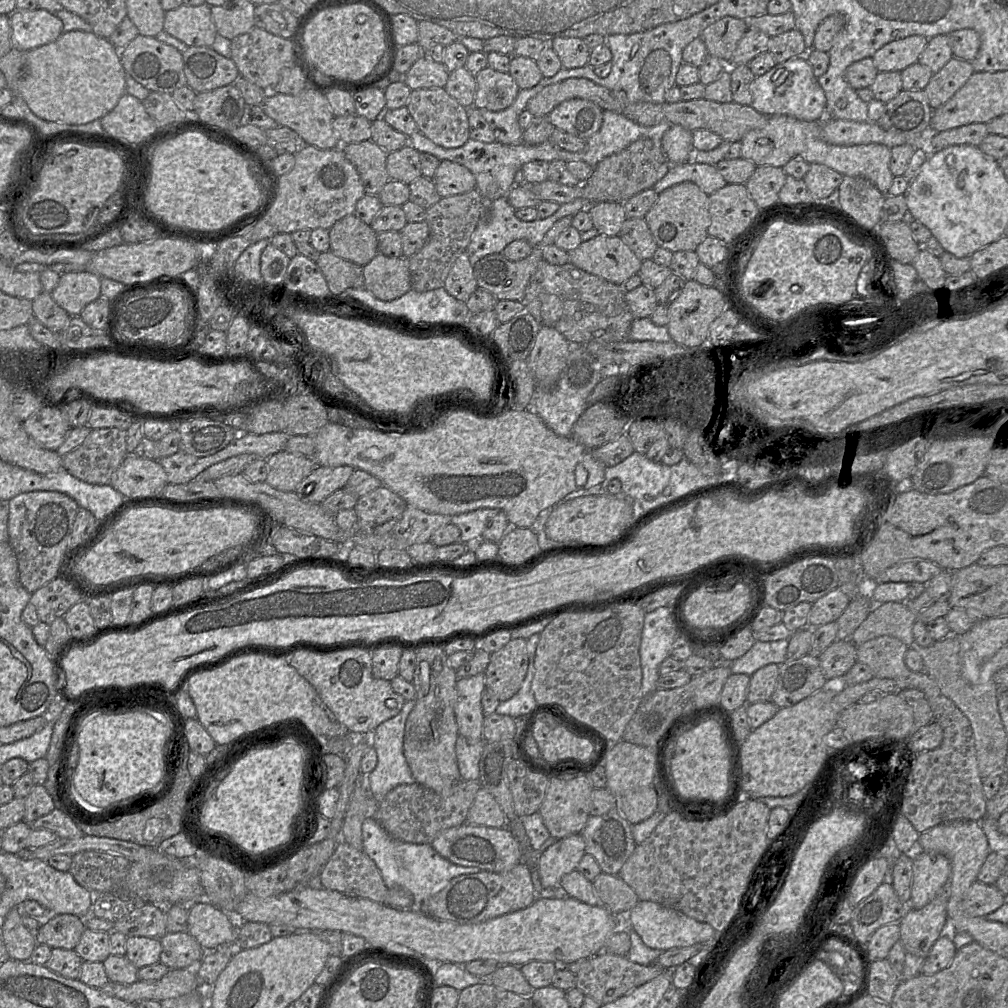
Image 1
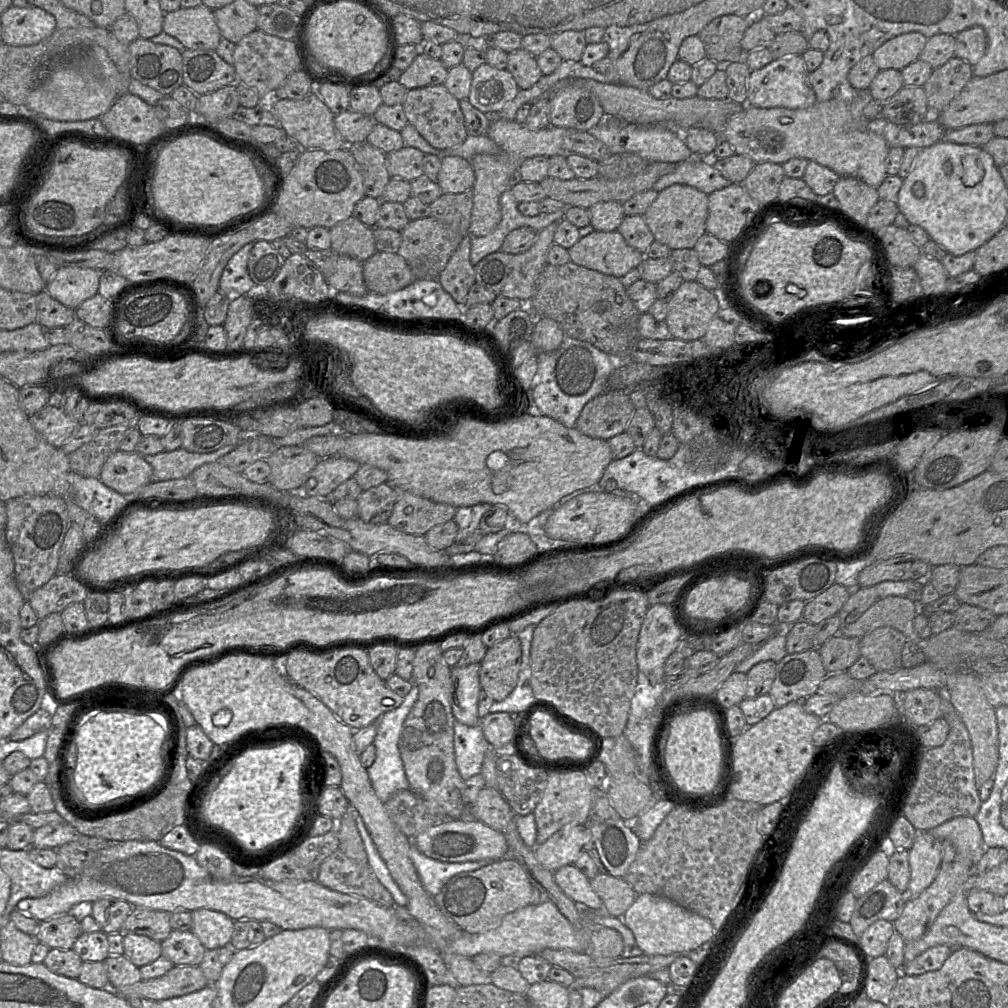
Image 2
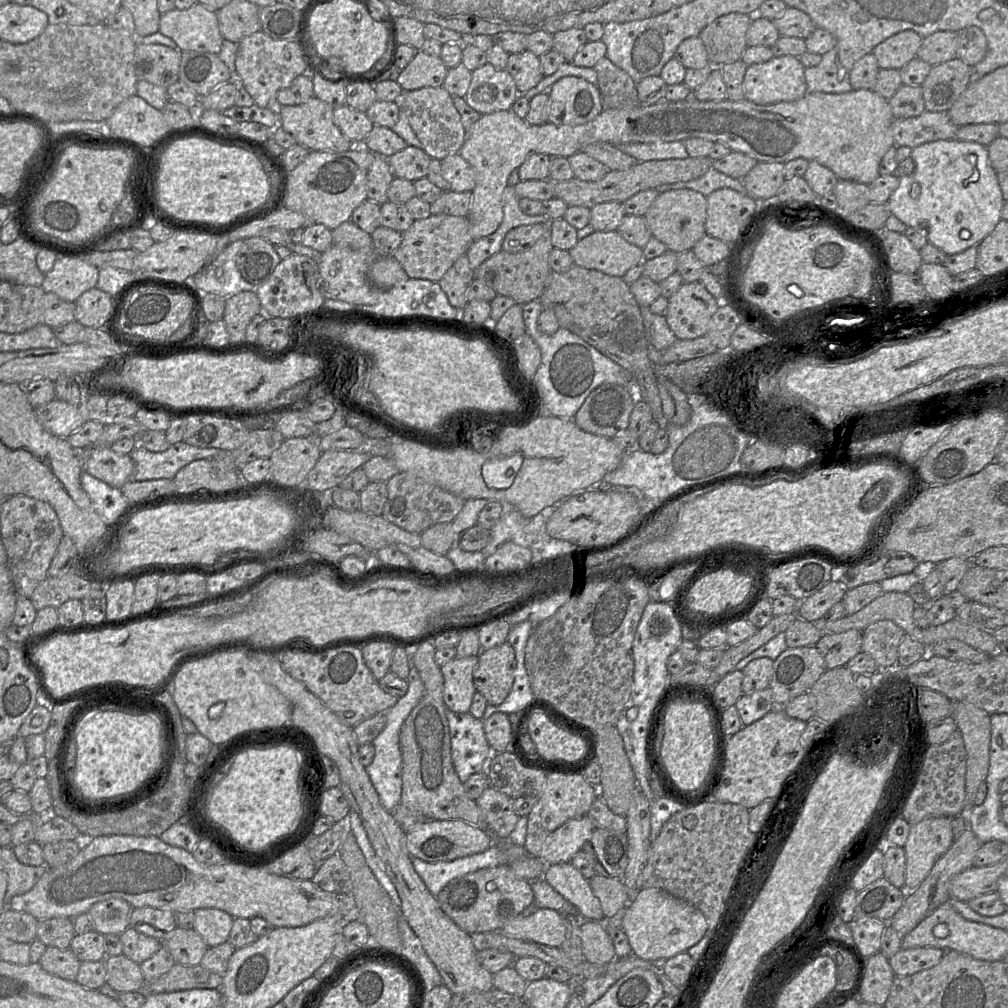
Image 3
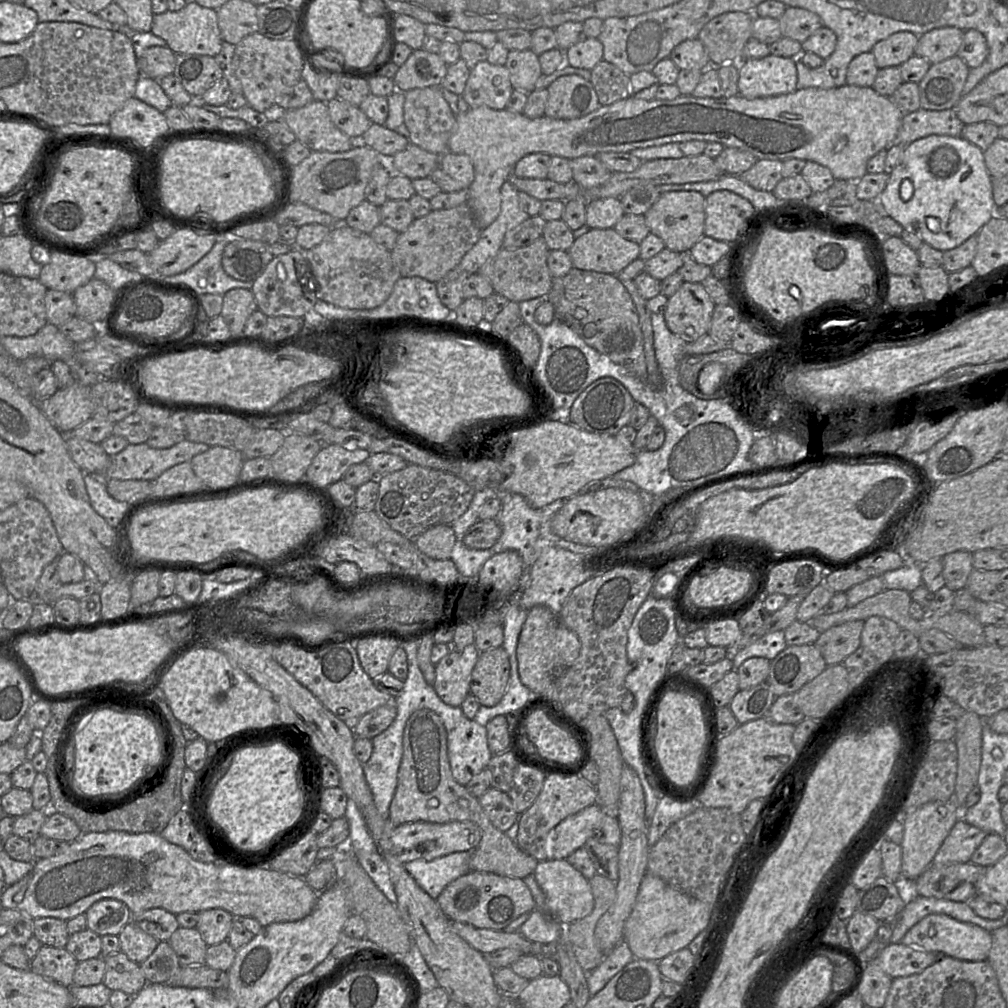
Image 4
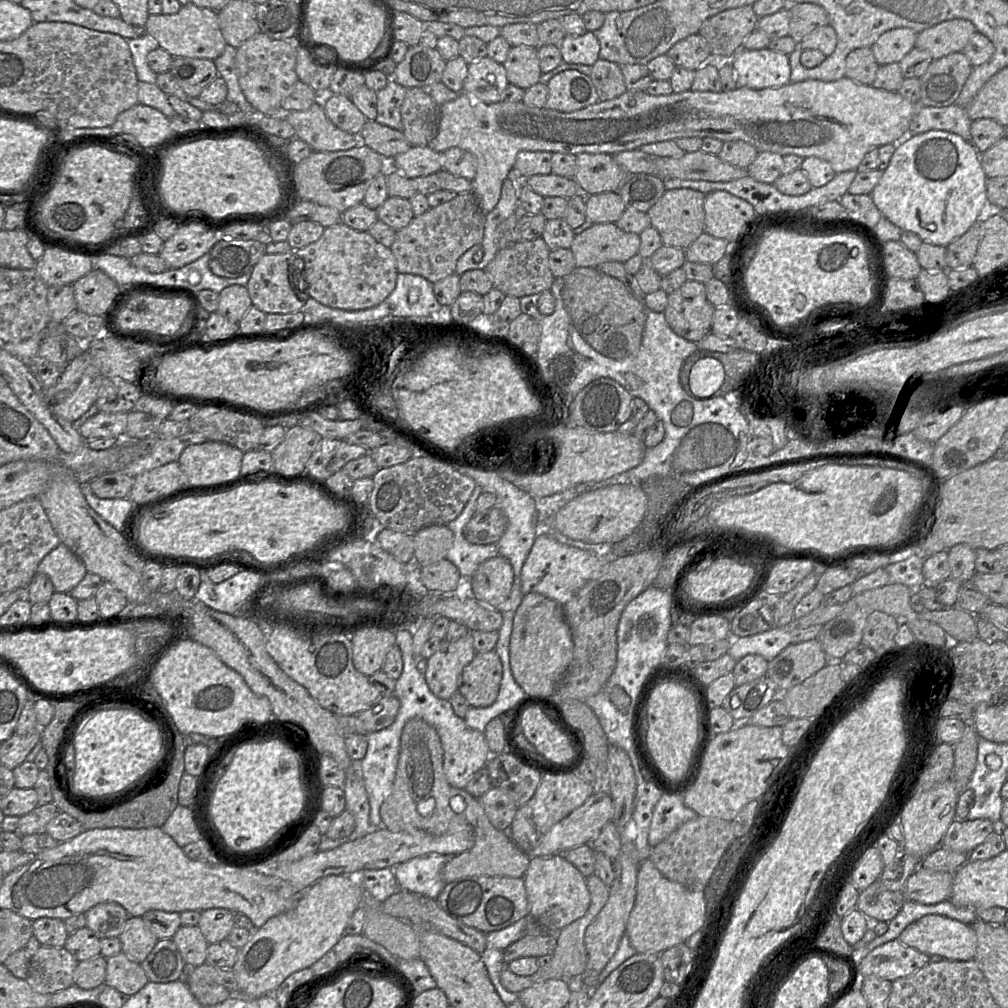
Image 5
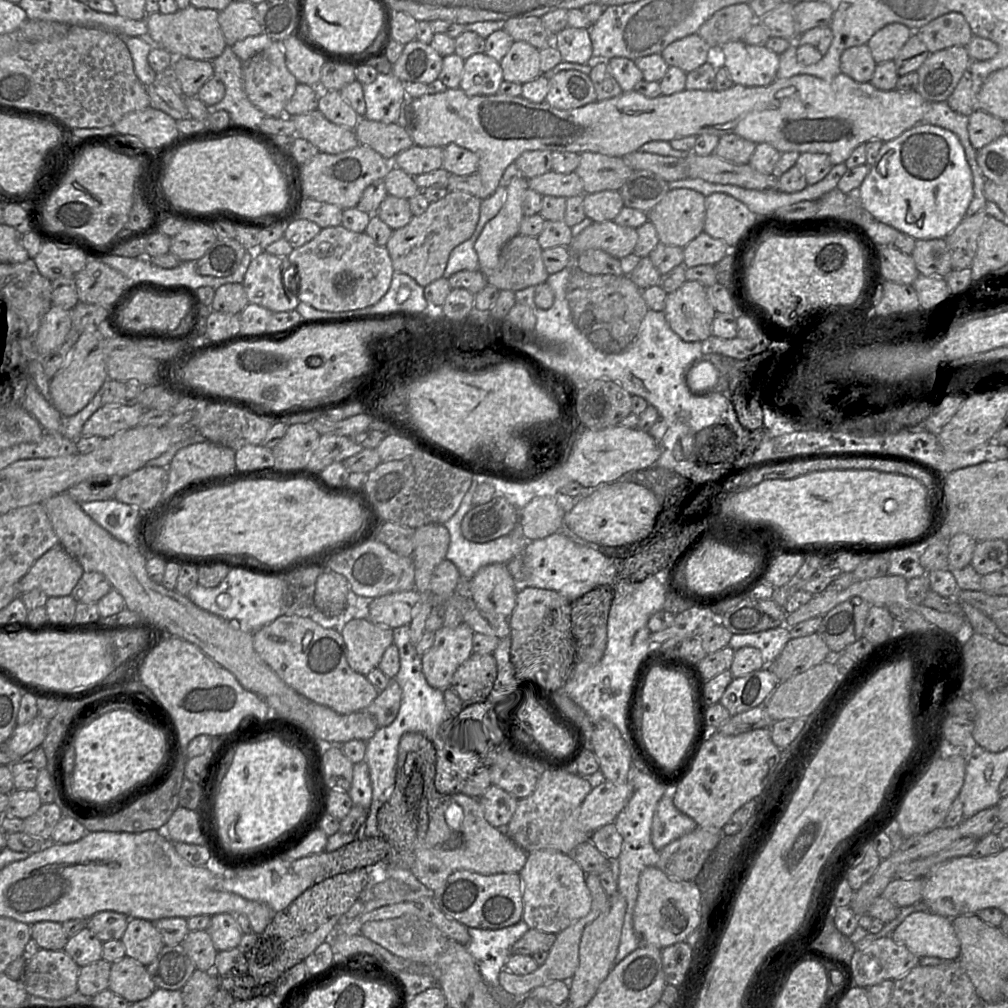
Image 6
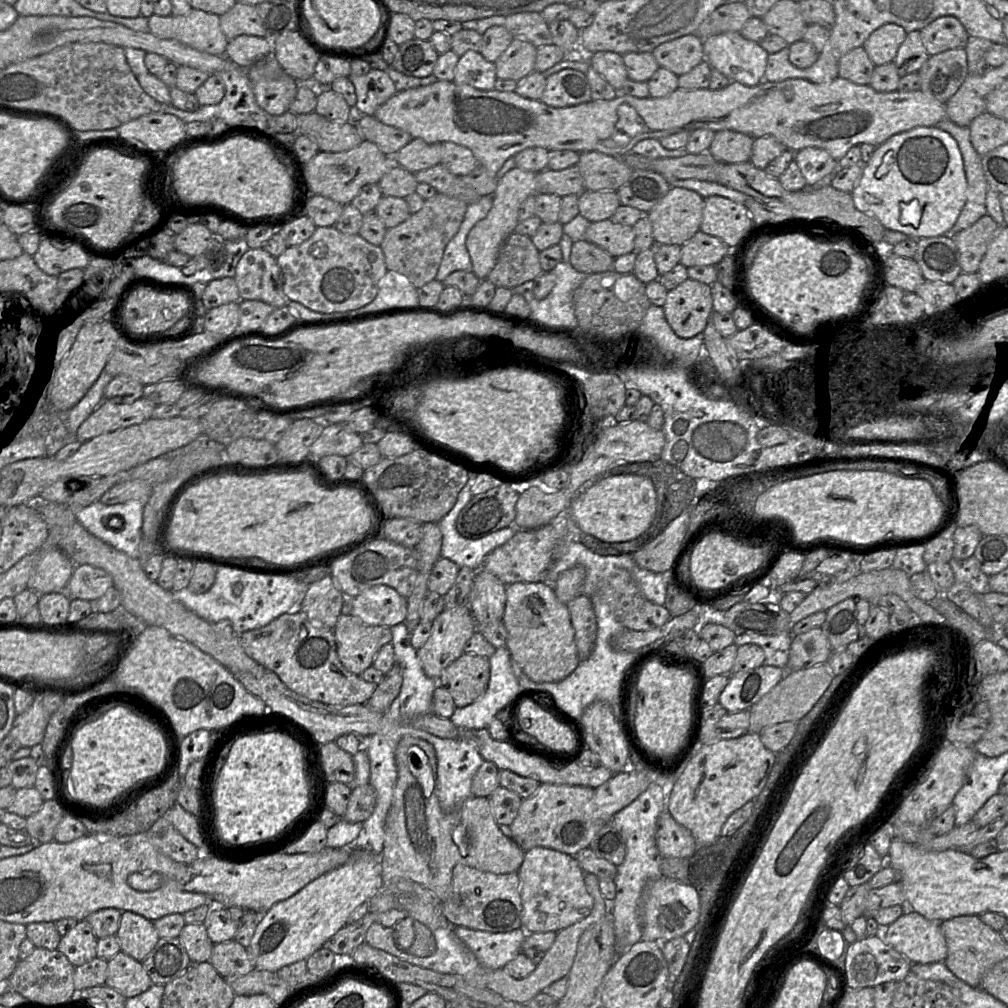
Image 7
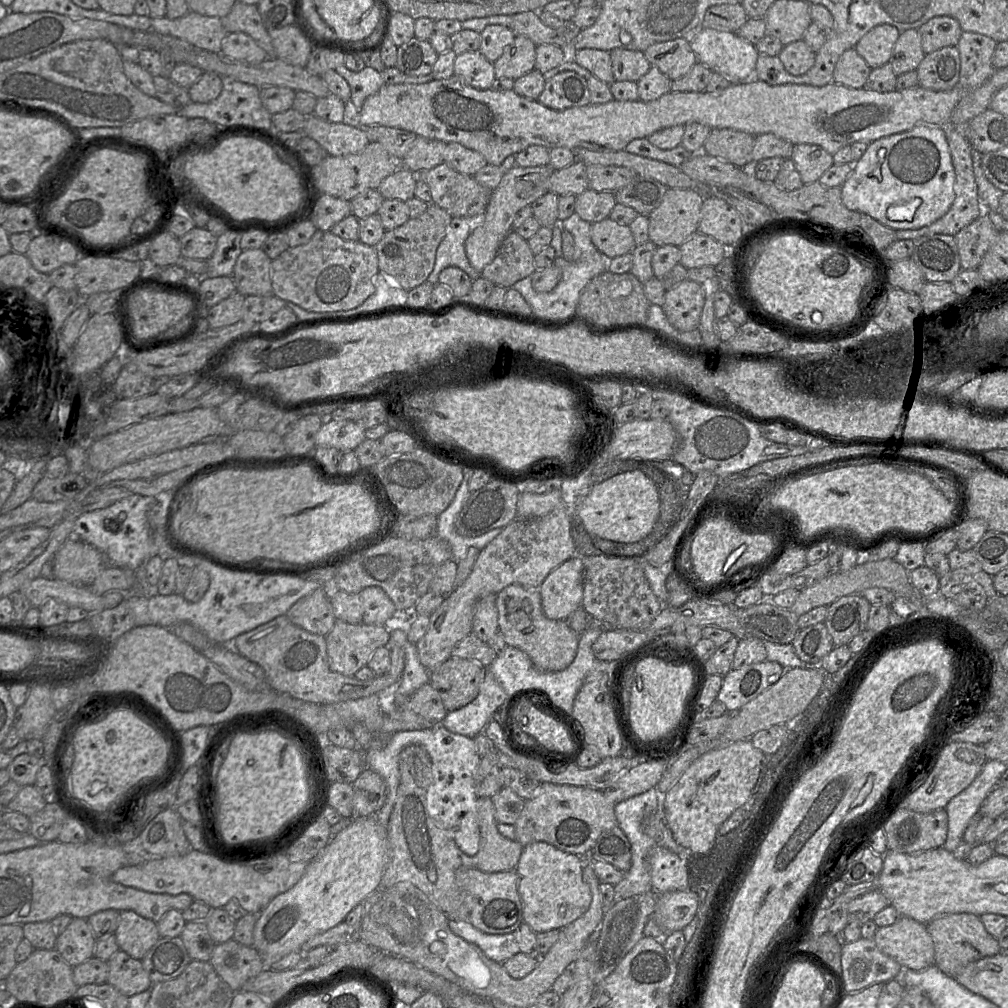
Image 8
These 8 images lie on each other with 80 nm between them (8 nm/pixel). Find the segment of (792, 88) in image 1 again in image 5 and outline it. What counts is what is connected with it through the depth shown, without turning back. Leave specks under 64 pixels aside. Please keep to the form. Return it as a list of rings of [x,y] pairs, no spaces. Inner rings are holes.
[[[742,48],[729,59],[738,87],[760,90],[782,87],[790,83],[789,55],[770,49],[746,50]]]

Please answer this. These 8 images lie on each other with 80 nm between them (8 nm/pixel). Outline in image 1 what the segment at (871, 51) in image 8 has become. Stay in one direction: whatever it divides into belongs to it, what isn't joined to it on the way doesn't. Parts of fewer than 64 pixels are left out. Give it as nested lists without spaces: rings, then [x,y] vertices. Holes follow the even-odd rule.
[[[912,35],[891,41],[882,46],[873,55],[873,63],[878,72],[901,72],[918,62],[921,53],[928,44],[928,38]]]

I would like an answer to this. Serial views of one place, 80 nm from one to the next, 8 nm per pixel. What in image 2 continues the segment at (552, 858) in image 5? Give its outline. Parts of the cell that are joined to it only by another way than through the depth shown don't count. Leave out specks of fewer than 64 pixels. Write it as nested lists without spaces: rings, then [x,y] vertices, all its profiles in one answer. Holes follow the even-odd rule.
[[[574,864],[565,865],[556,870],[554,879],[574,902],[582,903],[595,911],[604,911],[604,903],[593,890],[590,880]]]

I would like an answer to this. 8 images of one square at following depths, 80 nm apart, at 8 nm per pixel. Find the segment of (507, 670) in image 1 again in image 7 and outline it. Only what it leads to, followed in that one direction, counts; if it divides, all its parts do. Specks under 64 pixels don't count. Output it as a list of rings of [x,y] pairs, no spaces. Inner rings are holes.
[[[464,653],[442,671],[438,685],[449,691],[457,708],[463,708],[484,695],[489,679],[489,658]]]

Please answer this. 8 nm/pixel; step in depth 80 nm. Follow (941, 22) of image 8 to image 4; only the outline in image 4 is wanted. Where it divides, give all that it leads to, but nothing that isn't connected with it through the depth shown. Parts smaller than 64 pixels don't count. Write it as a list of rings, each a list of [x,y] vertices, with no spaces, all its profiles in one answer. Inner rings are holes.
[[[959,28],[933,29],[919,36],[914,54],[931,64],[942,62],[957,55],[963,37],[964,31]]]

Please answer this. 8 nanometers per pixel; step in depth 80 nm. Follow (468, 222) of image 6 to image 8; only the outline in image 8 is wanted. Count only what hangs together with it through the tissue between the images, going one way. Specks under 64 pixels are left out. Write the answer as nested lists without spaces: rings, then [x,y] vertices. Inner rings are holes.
[[[432,203],[427,210],[416,218],[410,218],[403,225],[385,231],[382,239],[375,245],[379,273],[386,274],[406,291],[427,281],[433,270],[436,251],[445,237],[452,216],[443,208]]]

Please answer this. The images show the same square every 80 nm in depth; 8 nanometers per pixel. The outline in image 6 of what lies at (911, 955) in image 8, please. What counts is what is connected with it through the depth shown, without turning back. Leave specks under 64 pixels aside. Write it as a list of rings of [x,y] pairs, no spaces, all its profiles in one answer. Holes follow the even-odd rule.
[[[916,911],[908,915],[892,932],[892,939],[904,945],[919,958],[937,957],[942,960],[958,960],[960,941],[955,933],[951,919],[930,911]]]

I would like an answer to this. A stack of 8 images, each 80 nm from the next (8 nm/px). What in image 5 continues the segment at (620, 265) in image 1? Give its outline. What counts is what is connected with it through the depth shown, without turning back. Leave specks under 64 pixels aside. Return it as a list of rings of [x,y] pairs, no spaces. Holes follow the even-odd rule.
[[[599,223],[575,235],[570,250],[576,267],[597,268],[610,261],[625,263],[638,254],[639,247],[638,234],[625,232],[615,223]]]

